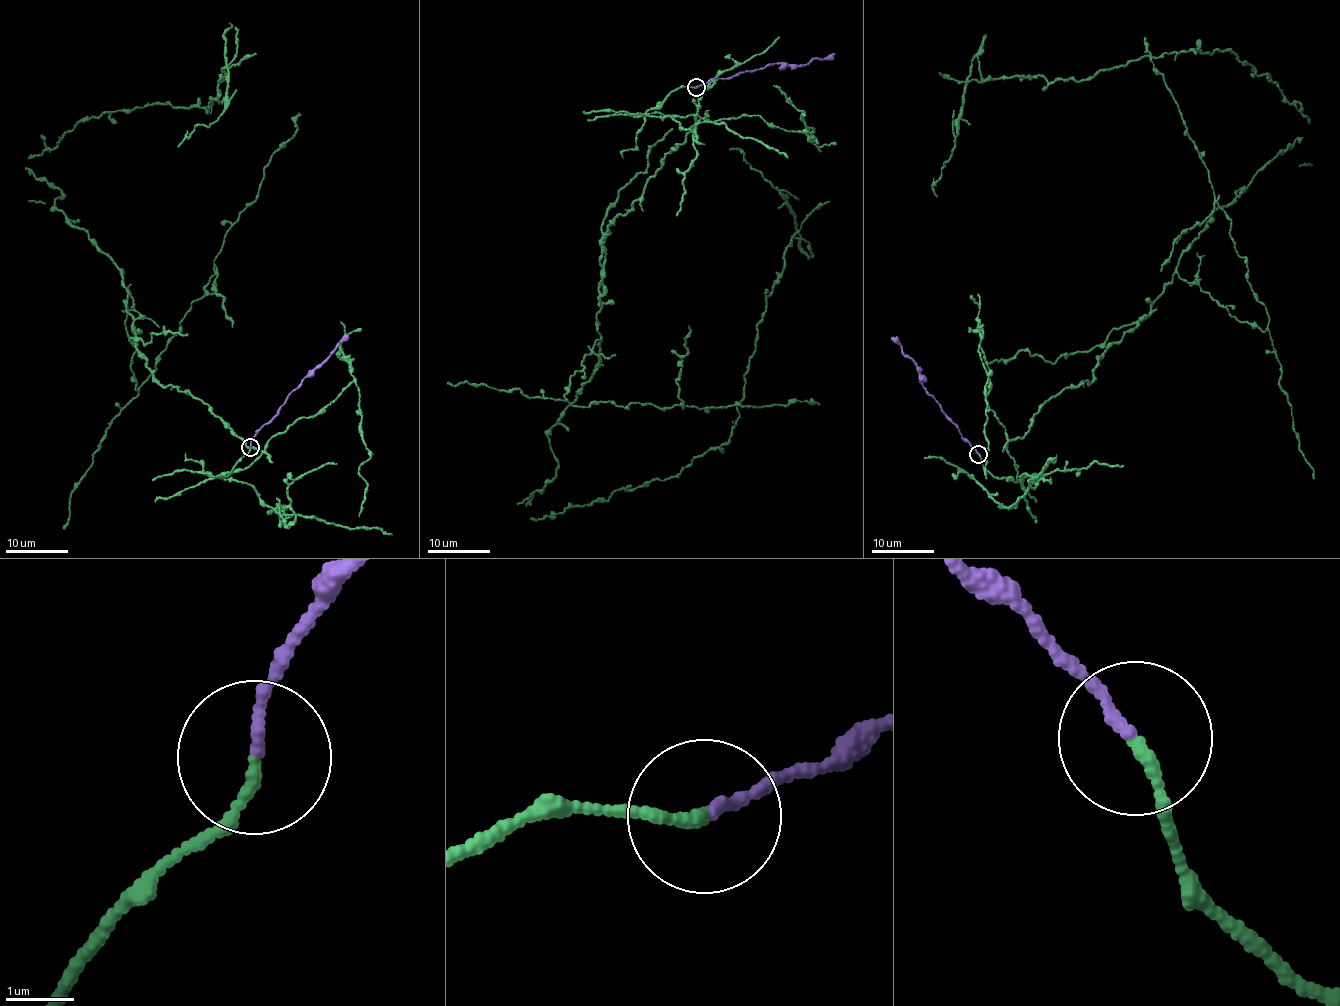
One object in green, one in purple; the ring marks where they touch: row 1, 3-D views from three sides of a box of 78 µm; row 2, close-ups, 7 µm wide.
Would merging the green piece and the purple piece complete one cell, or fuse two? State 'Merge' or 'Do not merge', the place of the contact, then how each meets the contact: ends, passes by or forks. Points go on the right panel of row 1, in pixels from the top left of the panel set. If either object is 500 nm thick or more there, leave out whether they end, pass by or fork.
Do not merge. Place: (978, 454). At the ring green ends. At the ring purple ends

